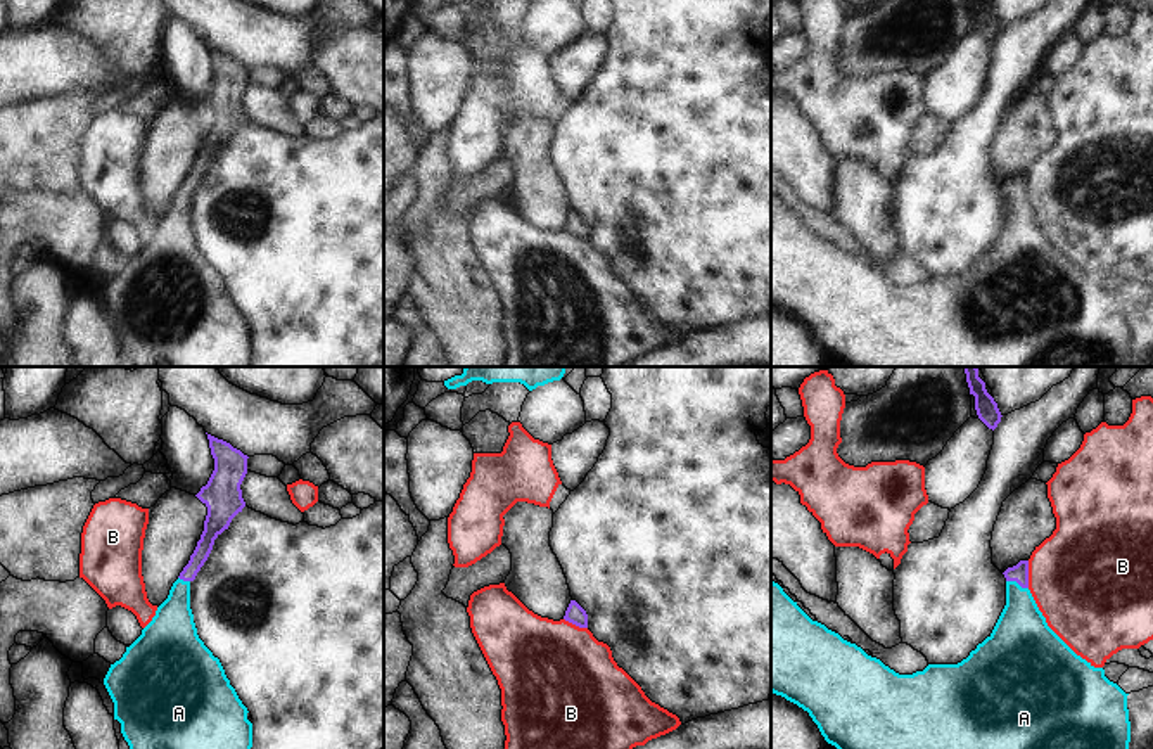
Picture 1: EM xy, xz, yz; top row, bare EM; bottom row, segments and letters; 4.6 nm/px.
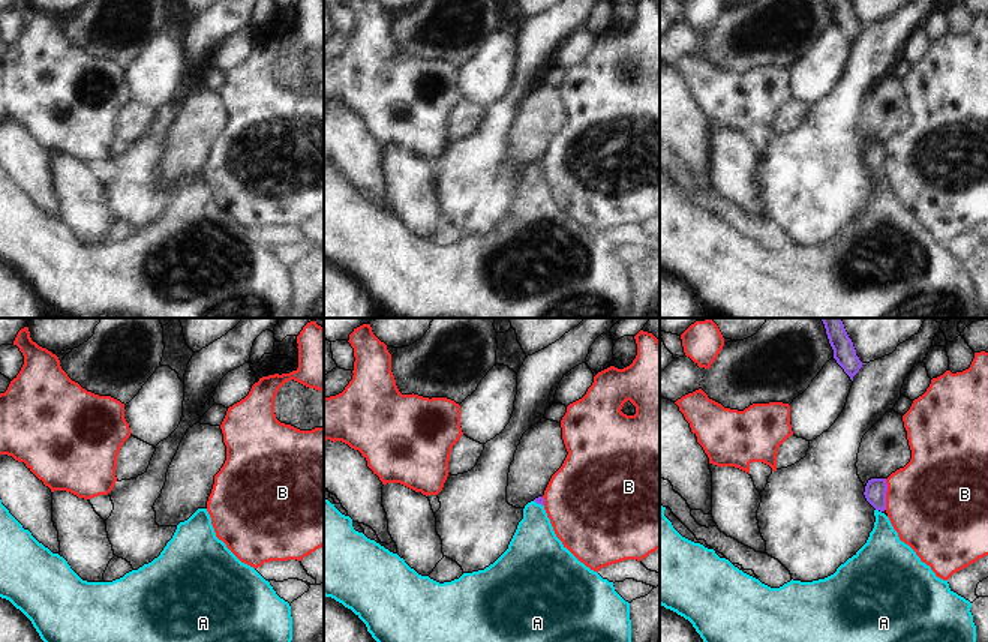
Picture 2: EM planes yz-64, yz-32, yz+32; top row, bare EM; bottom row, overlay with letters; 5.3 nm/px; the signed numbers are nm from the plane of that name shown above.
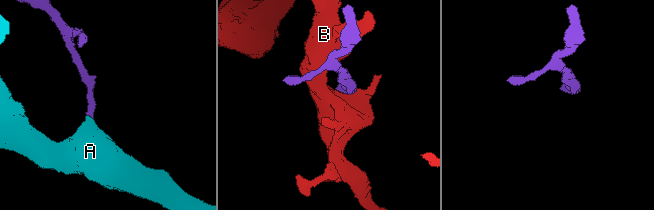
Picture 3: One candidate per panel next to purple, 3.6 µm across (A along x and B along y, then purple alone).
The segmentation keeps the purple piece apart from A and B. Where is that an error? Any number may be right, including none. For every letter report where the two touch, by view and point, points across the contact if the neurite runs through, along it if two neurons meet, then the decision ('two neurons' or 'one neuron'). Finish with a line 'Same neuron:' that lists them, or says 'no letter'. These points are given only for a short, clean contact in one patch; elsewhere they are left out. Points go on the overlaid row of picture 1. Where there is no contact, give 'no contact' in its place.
A: contact yz (1017, 582); way yz (1019, 573), (1017, 582), (1020, 635); one neuron
B: contact yz (1027, 575); border yz (1027, 561), (1029, 587); two neurons
Same neuron: A

